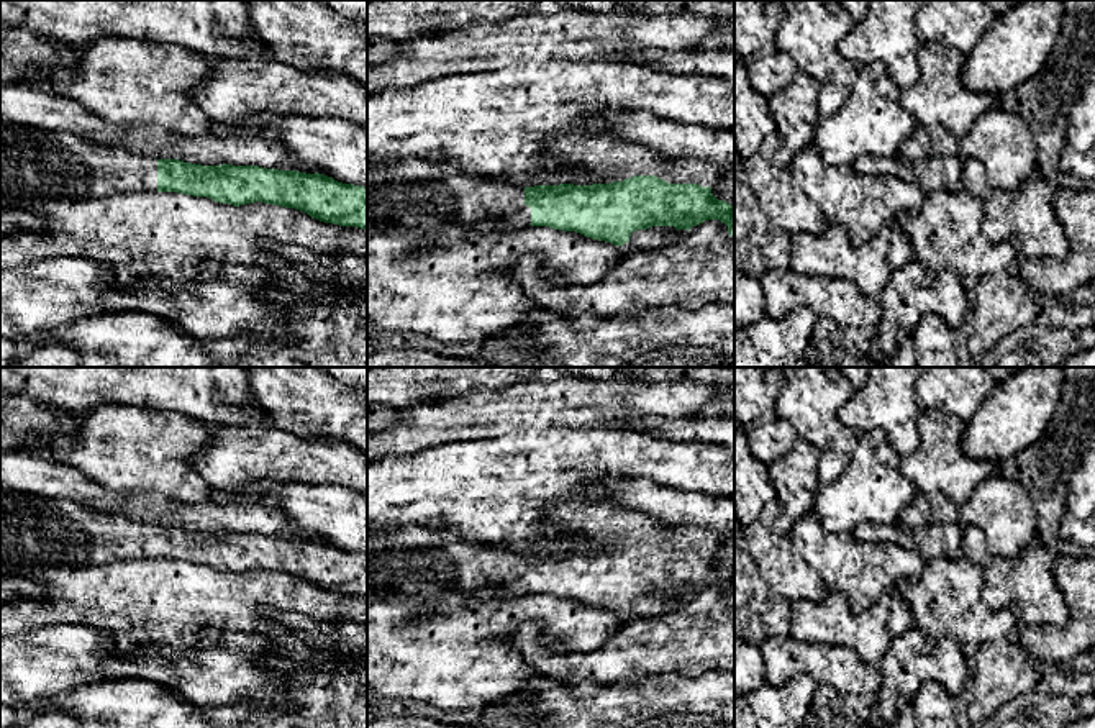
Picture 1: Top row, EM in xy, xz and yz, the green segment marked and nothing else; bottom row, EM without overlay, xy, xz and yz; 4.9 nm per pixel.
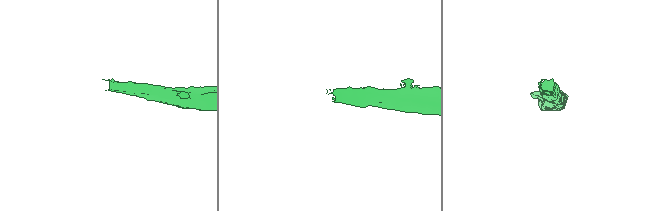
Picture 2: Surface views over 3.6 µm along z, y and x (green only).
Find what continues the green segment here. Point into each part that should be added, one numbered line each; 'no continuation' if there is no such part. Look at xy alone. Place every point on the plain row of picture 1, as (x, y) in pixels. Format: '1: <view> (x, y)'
1: xy (35, 532)

